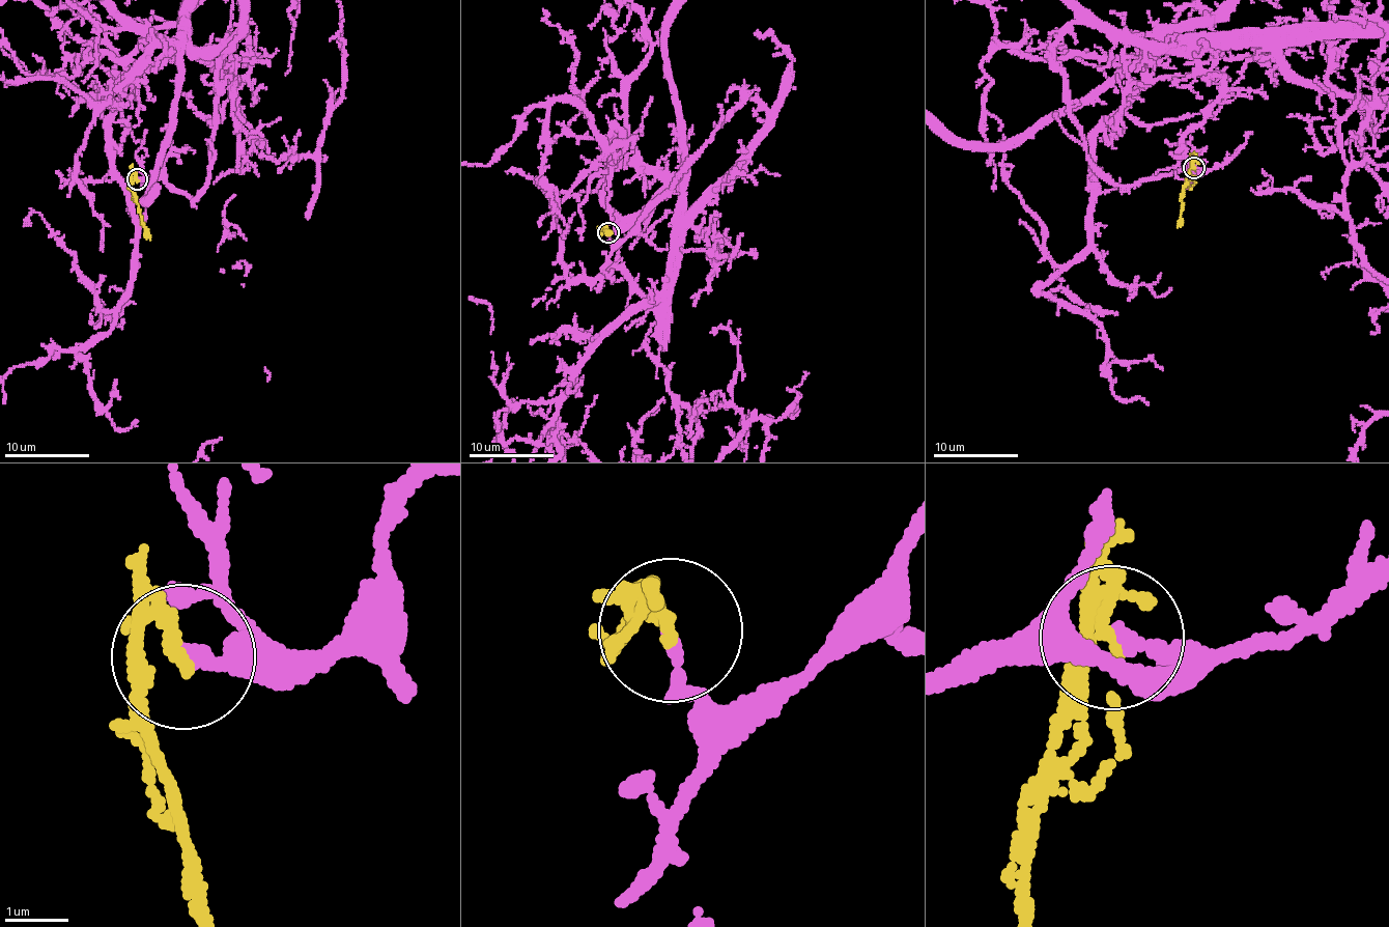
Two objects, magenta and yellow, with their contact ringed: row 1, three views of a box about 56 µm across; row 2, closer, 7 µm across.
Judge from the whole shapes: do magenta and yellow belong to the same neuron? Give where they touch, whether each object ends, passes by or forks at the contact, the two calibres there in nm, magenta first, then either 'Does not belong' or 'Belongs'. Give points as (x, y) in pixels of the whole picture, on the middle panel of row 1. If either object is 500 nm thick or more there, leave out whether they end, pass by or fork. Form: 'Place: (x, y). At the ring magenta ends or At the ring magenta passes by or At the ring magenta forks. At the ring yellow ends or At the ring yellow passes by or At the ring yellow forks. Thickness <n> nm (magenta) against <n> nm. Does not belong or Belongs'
Place: (607, 232). At the ring magenta ends. At the ring yellow passes by. Thickness 240 nm (magenta) against 150 nm. Does not belong

